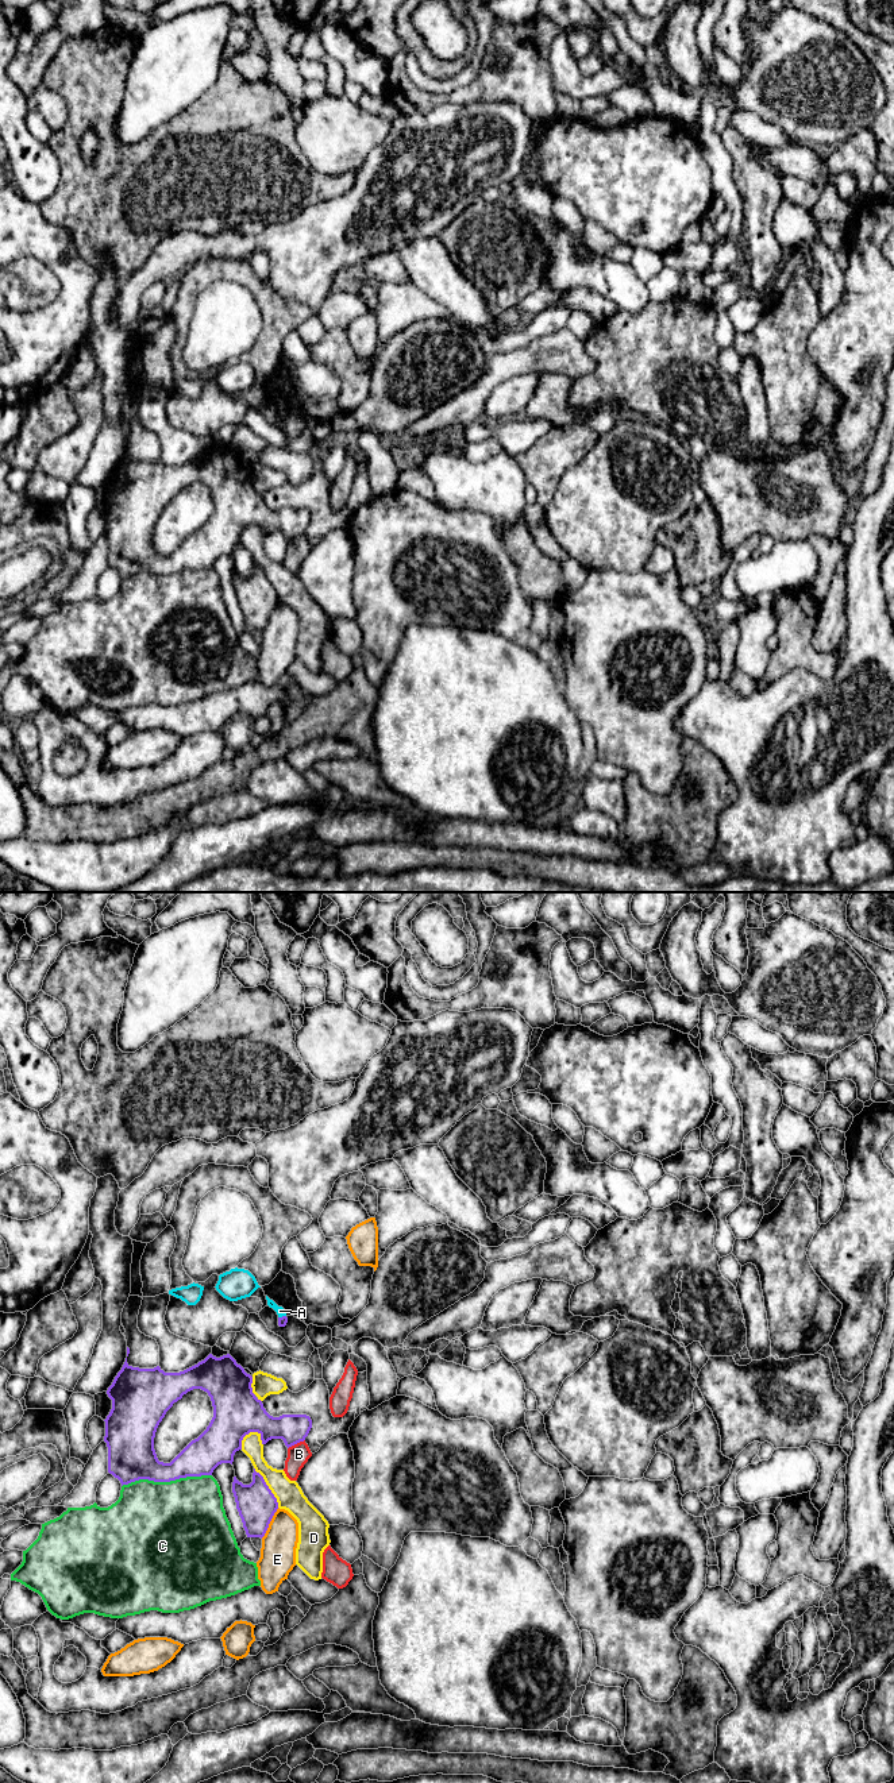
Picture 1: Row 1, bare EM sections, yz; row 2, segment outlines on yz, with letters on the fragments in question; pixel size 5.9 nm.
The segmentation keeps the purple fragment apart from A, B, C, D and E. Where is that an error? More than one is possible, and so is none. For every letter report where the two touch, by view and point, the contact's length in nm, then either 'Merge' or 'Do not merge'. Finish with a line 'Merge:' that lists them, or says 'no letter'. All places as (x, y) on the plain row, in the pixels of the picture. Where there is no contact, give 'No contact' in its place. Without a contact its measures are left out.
A: Touches purple at yz (282, 409). Shared border 50 nm. Do not merge
B: Touches purple at yz (296, 536). Shared border 120 nm. Do not merge
C: Touches purple at yz (166, 574). Shared border 550 nm. Do not merge
D: Touches purple at yz (268, 581). Shared border 280 nm. Do not merge
E: Touches purple at yz (269, 616). Shared border 220 nm. Do not merge
Merge: no letter

